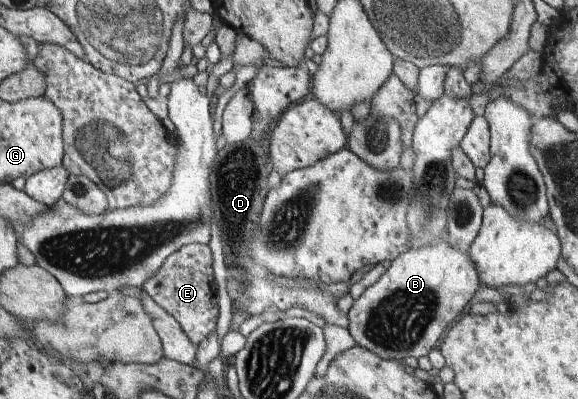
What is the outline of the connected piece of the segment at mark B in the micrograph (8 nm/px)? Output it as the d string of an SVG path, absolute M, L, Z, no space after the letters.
M446 236L433 245L409 249L365 292L348 313L353 340L385 360L427 356L446 331L464 315L465 307L481 287L479 273L468 253L451 247Z

